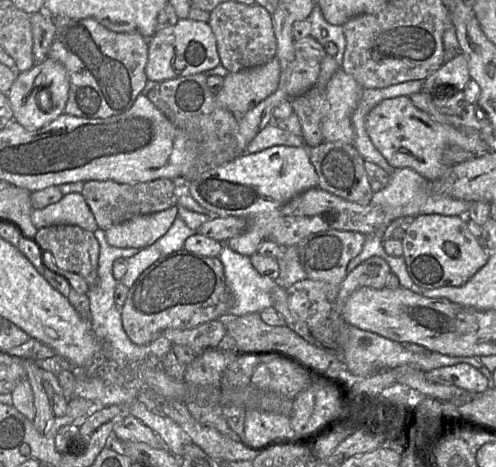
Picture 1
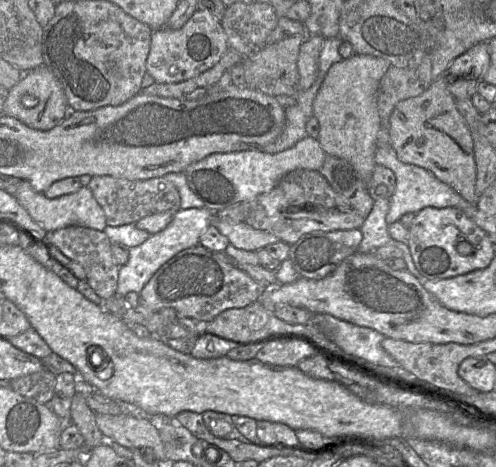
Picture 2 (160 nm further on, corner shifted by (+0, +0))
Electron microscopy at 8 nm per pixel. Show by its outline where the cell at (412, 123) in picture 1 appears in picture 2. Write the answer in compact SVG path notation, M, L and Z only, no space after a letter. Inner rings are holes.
M445 75L437 78L421 95L400 101L389 119L390 145L397 158L430 171L449 185L466 202L476 205L476 163L473 139L458 112L456 100L448 89Z

